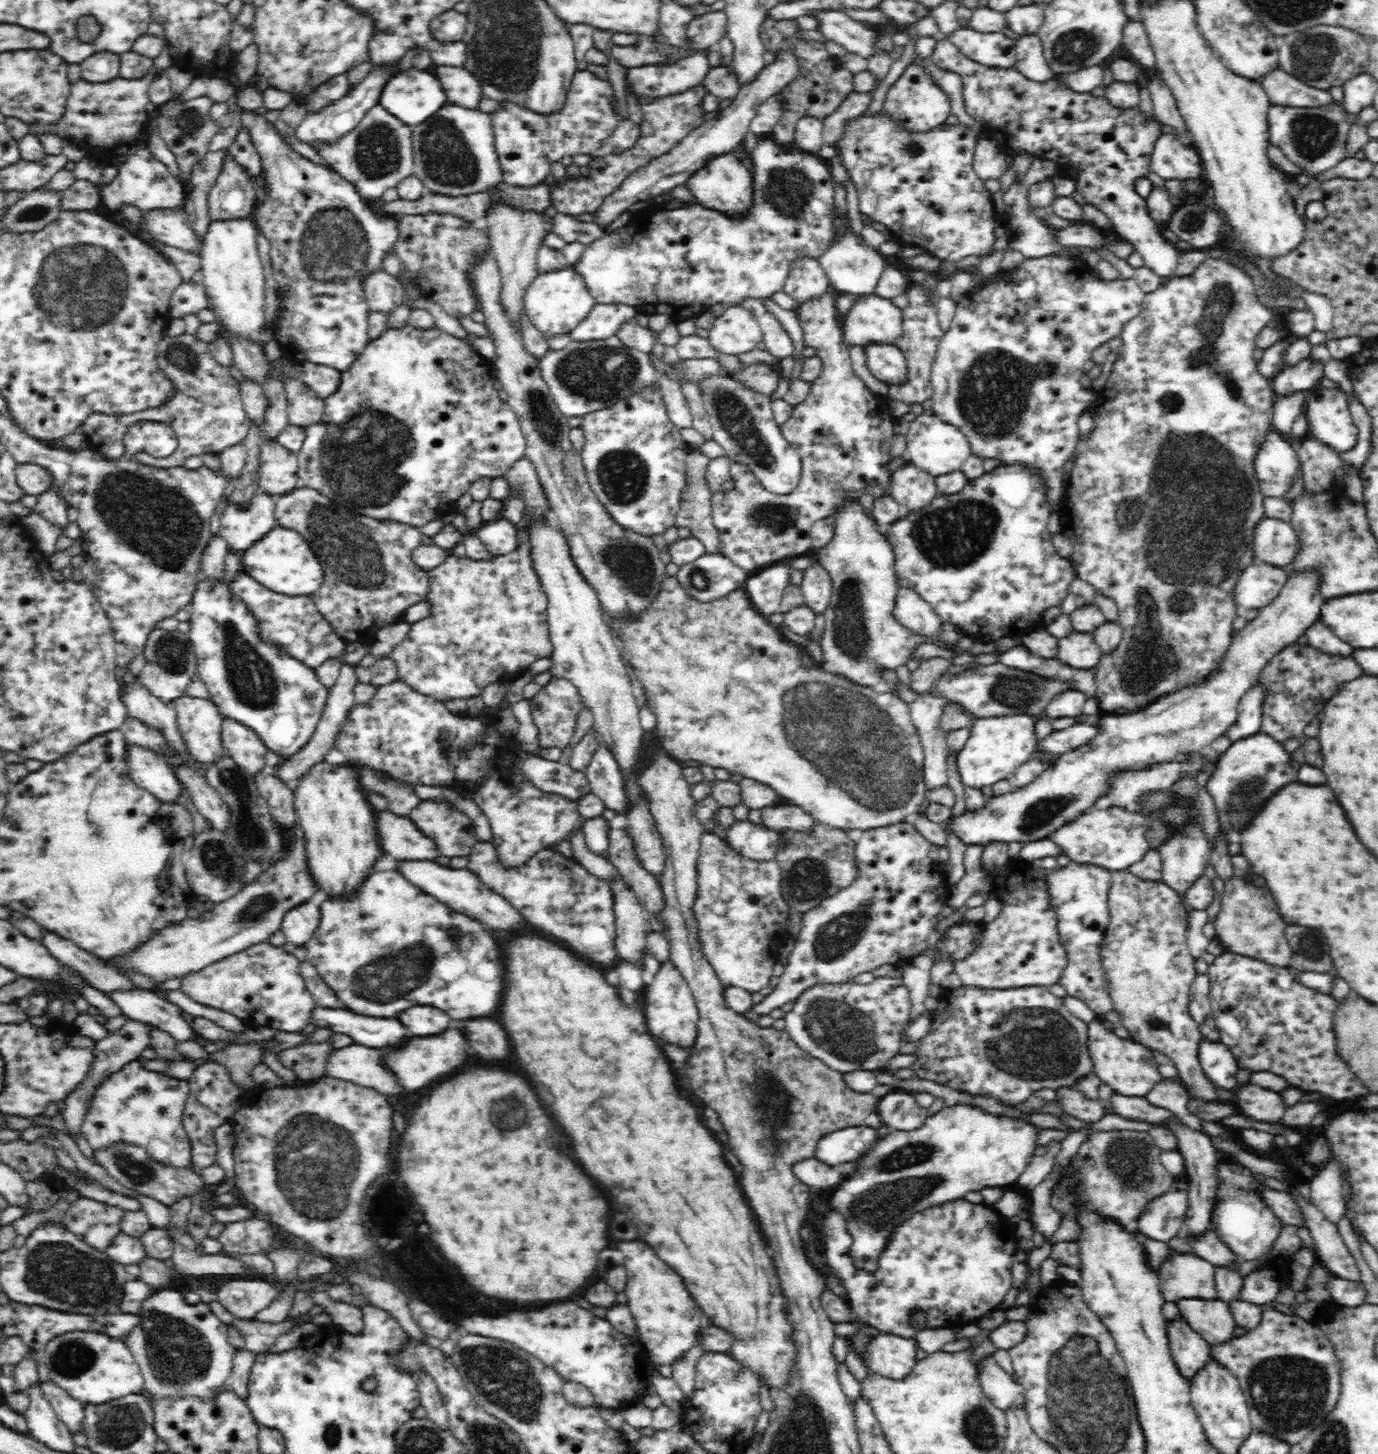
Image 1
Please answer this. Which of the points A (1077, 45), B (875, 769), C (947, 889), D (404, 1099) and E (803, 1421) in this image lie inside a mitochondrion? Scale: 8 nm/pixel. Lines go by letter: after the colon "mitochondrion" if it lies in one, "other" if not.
A: mitochondrion
B: mitochondrion
C: other
D: other
E: mitochondrion

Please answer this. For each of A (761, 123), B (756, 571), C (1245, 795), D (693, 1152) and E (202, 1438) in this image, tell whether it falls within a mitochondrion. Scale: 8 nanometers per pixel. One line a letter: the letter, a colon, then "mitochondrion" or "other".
A: other
B: other
C: mitochondrion
D: other
E: other

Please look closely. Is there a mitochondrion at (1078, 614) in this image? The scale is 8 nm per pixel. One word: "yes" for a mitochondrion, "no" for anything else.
no

